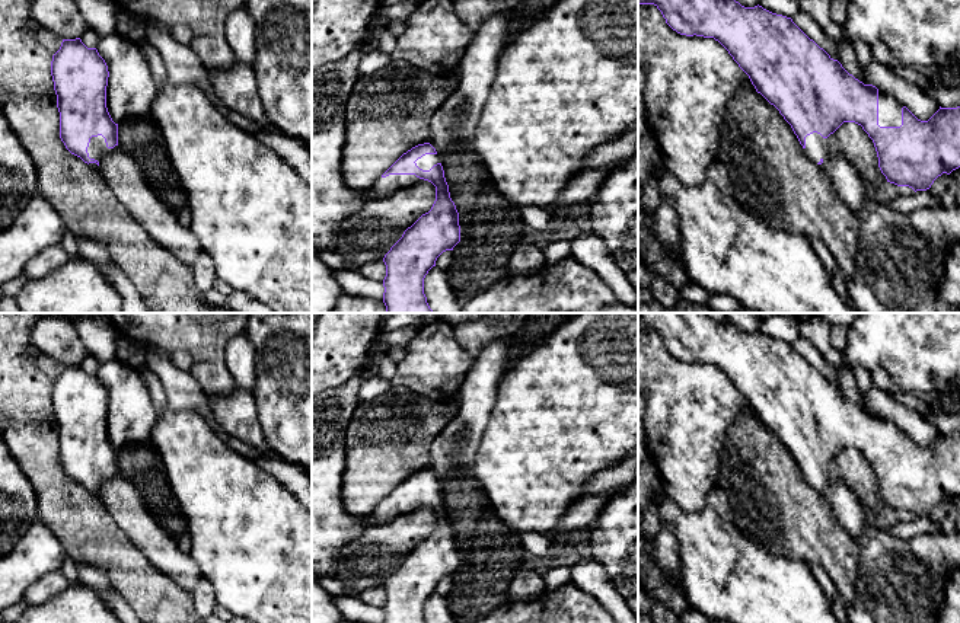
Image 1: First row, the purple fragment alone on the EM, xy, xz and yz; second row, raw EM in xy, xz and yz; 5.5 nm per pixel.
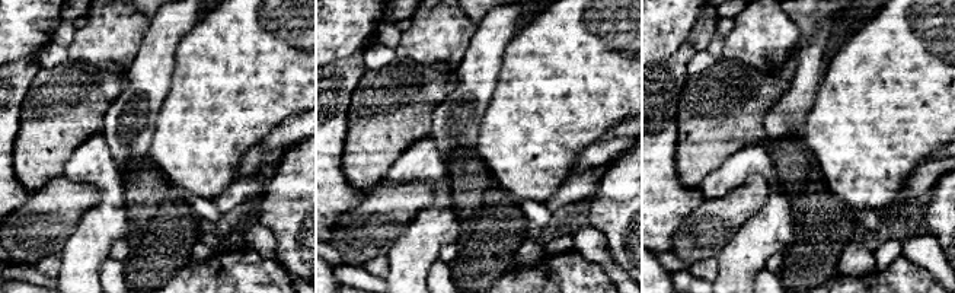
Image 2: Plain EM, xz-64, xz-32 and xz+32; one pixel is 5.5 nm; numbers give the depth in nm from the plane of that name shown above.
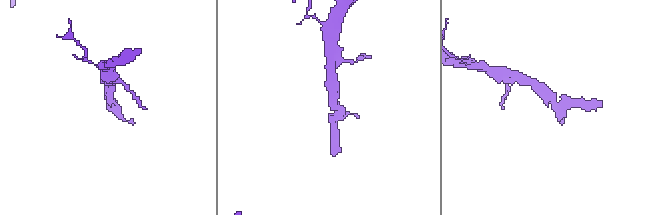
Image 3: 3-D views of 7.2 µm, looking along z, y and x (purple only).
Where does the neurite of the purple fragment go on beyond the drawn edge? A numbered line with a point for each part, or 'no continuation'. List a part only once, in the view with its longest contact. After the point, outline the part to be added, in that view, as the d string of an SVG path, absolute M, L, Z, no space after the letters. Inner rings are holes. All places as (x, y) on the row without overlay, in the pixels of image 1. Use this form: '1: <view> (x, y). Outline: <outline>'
1: xy (96, 475). Outline: M102 461L98 463L92 463L89 473L87 473L87 479L90 485L95 485L98 488L101 488L101 483L112 476L117 476L118 472L115 472L114 475L108 475L105 464Z
2: yz (889, 433). Outline: M878 416L878 451L900 453L903 429L890 419Z

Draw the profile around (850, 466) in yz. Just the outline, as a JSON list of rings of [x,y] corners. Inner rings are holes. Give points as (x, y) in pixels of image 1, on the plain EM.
[[[843,448],[835,459],[832,475],[848,486],[862,507],[867,527],[889,531],[896,523],[912,521],[909,512],[890,509],[878,493],[878,483],[873,466],[855,448]]]

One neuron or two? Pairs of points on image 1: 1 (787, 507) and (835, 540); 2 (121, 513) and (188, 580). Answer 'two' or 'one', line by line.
1: one
2: one

